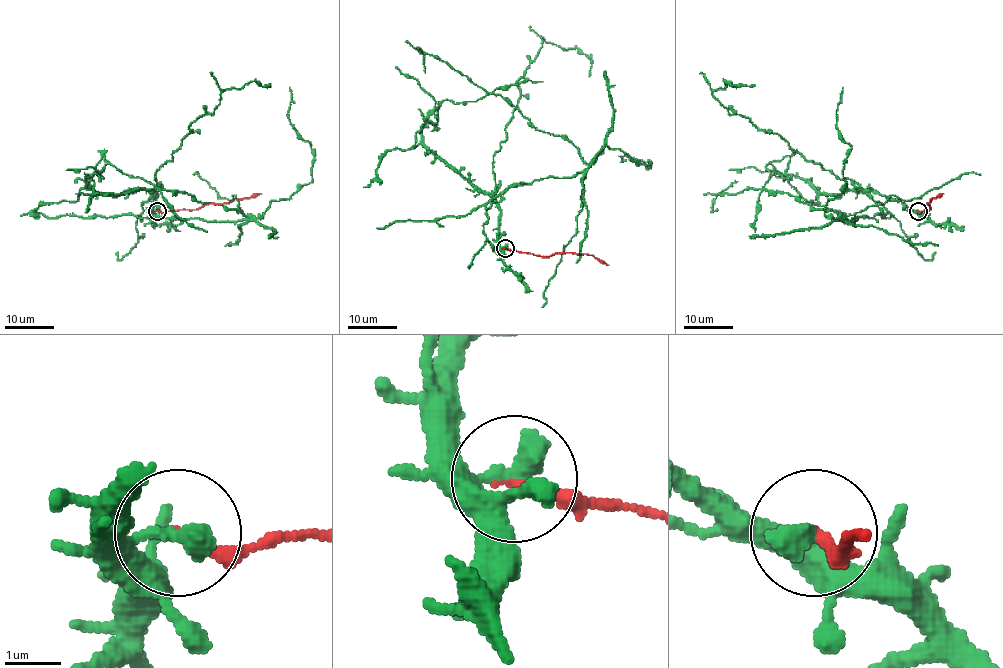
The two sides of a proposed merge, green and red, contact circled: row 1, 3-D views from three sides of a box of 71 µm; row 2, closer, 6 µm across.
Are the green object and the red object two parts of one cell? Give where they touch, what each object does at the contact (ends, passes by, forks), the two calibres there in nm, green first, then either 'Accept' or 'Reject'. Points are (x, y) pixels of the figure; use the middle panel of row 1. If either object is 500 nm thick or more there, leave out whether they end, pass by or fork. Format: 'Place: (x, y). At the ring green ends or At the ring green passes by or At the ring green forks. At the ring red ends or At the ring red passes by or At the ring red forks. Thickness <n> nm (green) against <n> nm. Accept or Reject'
Place: (505, 248). At the ring green ends. At the ring red ends. Thickness 440 nm (green) against 190 nm. Reject

